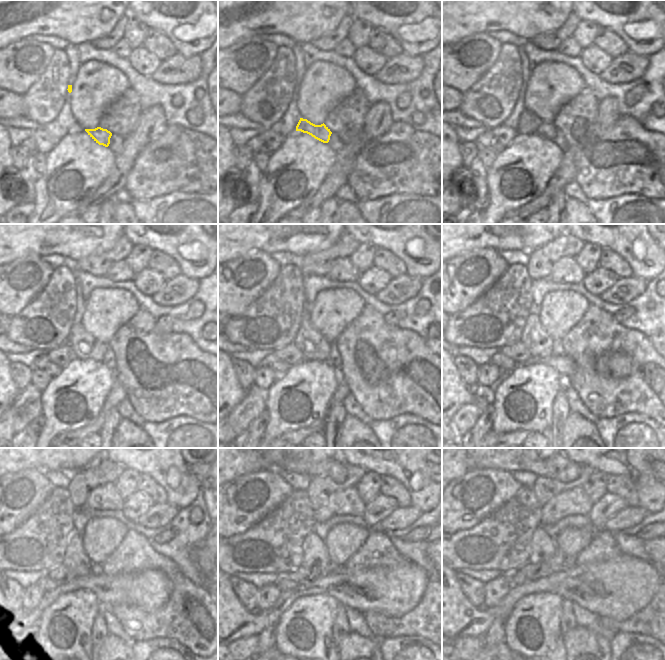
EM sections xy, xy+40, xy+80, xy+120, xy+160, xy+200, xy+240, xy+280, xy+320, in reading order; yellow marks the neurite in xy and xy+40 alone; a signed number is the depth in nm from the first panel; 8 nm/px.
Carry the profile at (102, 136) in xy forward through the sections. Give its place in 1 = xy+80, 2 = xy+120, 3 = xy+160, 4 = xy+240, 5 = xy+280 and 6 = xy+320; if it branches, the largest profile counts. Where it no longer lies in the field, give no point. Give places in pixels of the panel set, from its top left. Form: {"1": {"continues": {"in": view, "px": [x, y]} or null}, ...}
{"1": {"continues": {"in": "xy+80", "px": [529, 123]}}, "2": {"continues": {"in": "xy+120", "px": [84, 344]}}, "3": {"continues": {"in": "xy+160", "px": [309, 340]}}, "4": {"continues": {"in": "xy+240", "px": [88, 562]}}, "5": {"continues": {"in": "xy+280", "px": [314, 552]}}, "6": {"continues": {"in": "xy+320", "px": [542, 547]}}}

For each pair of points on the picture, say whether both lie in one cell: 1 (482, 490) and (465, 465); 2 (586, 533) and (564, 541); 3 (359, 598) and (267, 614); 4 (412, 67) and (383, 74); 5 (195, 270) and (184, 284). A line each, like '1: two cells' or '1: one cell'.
1: two cells
2: one cell
3: one cell
4: one cell
5: two cells

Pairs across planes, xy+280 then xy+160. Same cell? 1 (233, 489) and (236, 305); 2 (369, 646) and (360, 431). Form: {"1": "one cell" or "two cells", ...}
{"1": "one cell", "2": "one cell"}

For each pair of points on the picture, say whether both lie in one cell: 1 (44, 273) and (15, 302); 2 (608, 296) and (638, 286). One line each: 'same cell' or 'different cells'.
1: same cell
2: same cell

